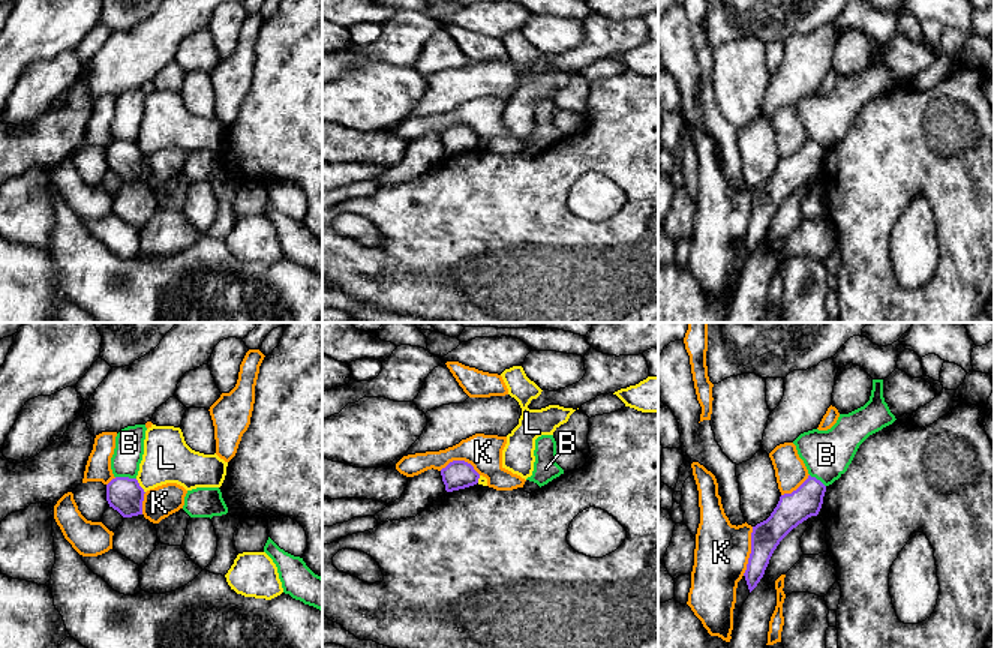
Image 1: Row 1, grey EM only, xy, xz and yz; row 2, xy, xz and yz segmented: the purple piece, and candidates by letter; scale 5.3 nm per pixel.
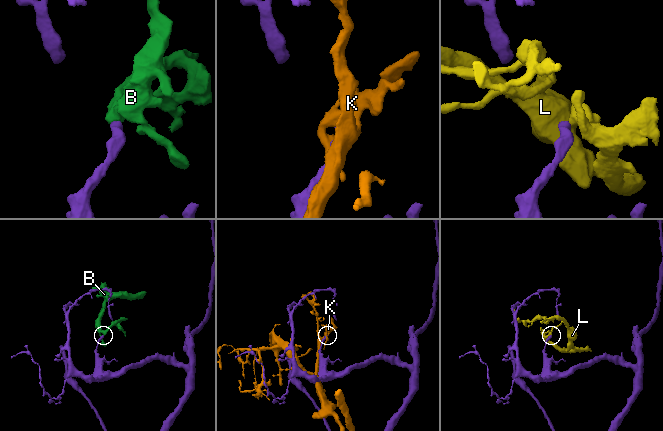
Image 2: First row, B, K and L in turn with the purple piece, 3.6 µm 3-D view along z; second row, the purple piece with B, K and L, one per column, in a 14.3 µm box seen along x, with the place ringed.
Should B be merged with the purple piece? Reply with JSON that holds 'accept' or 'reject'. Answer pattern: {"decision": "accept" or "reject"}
{"decision": "reject"}

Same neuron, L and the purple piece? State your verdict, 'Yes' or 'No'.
No

